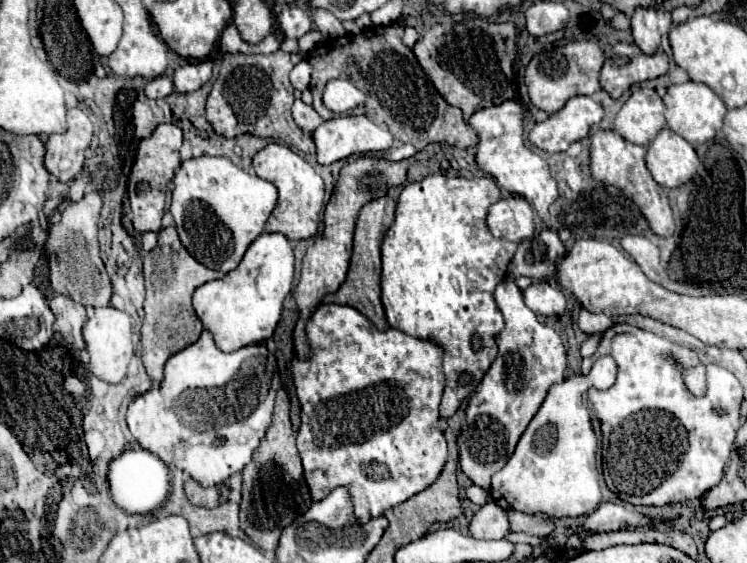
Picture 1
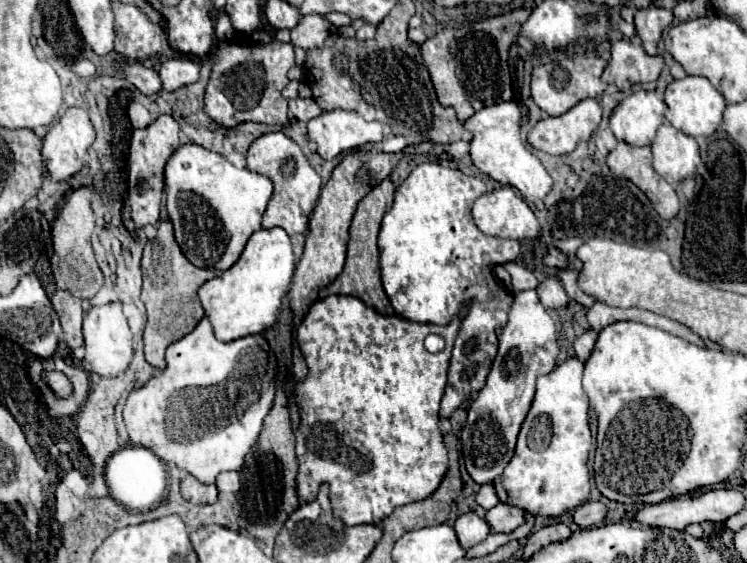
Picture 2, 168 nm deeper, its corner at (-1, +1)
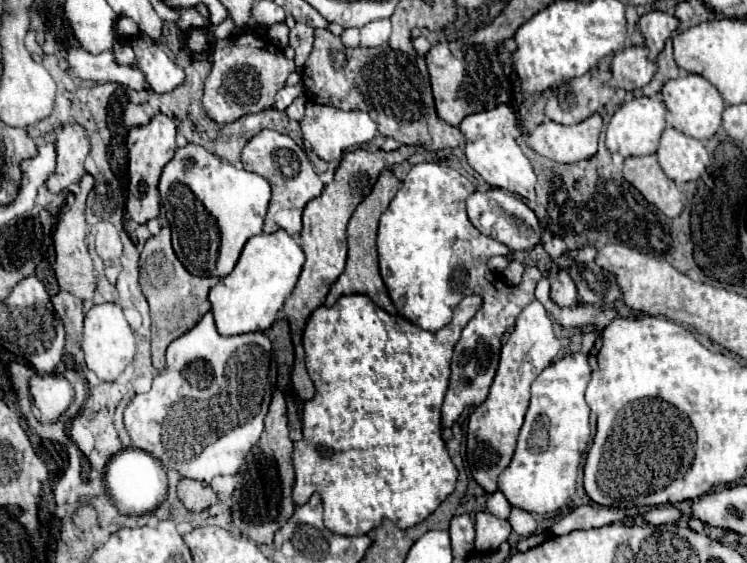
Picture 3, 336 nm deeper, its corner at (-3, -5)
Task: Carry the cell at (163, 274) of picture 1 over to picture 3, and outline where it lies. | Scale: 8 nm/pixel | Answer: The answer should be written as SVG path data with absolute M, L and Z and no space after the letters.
M164 226L158 236L150 236L140 254L140 286L150 304L152 316L152 362L154 368L162 370L166 366L164 352L172 340L188 332L208 310L208 292L220 280L210 276L194 276L190 274L180 260L176 258L170 244L170 228Z

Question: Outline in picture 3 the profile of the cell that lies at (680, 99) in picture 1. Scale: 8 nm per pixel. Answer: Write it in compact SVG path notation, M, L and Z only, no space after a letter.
M686 74L680 78L672 78L664 84L662 96L664 96L664 104L670 114L670 124L676 130L684 132L686 136L706 140L706 138L712 138L716 134L716 130L720 128L724 100L720 96L720 92L706 78L702 78L698 74Z

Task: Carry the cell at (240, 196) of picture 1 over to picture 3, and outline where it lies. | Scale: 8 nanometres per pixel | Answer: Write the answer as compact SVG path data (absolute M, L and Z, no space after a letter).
M198 144L178 148L160 176L160 200L172 228L172 246L182 266L196 276L224 278L232 272L246 240L262 234L270 184L266 178L220 160Z

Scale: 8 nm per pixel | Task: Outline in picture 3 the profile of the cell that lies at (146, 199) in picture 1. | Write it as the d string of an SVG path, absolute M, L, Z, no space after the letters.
M156 114L146 126L130 128L126 138L128 148L128 198L126 198L126 210L130 218L138 224L144 224L160 214L160 194L158 194L158 180L162 174L162 168L172 160L176 152L176 124L166 114Z

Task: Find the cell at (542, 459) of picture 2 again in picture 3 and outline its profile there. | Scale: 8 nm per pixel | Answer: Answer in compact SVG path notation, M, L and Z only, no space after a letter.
M576 352L550 364L532 382L532 400L518 436L514 458L498 476L498 490L512 506L544 516L566 506L574 494L580 456L590 440L590 408L584 400L584 390L590 379L588 358Z

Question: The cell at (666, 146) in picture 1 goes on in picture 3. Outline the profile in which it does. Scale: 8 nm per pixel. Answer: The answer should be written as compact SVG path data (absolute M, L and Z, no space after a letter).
M674 128L664 130L656 152L664 174L678 184L698 180L702 176L708 162L702 162L700 154L706 154L702 142Z

